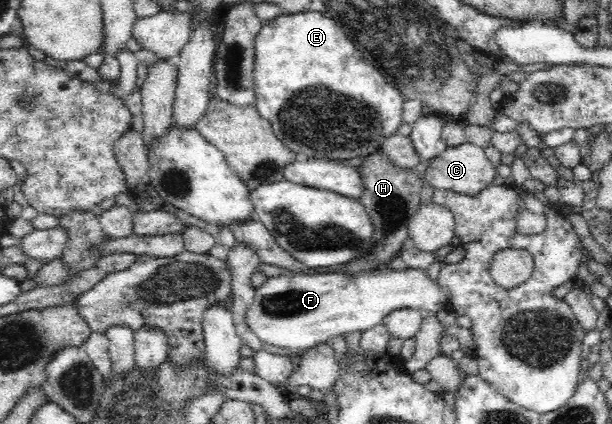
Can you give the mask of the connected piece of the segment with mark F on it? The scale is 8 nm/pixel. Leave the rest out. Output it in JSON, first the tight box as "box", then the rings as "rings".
{"box":[246,267,449,351],"rings":[[[389,267],[387,270],[362,273],[351,277],[337,272],[269,277],[267,282],[255,289],[254,302],[246,316],[246,324],[263,343],[281,347],[283,351],[303,351],[325,342],[331,342],[331,339],[338,335],[370,330],[383,322],[383,318],[389,312],[399,308],[413,308],[423,314],[437,314],[439,310],[449,309],[447,293],[440,288],[435,270],[411,268],[393,270]]]}

